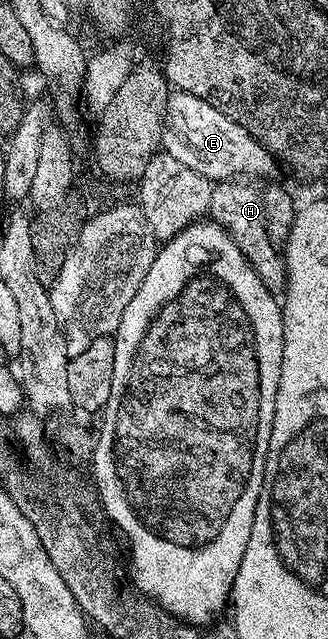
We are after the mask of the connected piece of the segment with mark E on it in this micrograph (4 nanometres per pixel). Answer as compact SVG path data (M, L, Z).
M175 90L166 95L161 146L169 156L181 160L186 167L193 168L195 172L210 180L235 180L240 176L255 176L251 174L271 174L275 166L277 167L276 159L248 130L241 128L235 120L229 120L229 116L213 108L213 104L205 104L201 96L187 94L184 90Z

